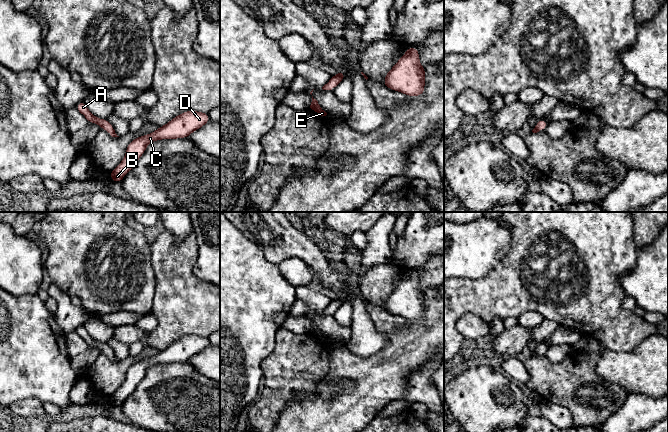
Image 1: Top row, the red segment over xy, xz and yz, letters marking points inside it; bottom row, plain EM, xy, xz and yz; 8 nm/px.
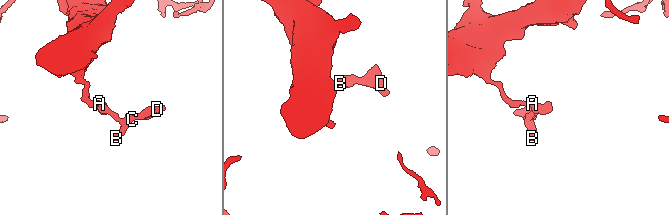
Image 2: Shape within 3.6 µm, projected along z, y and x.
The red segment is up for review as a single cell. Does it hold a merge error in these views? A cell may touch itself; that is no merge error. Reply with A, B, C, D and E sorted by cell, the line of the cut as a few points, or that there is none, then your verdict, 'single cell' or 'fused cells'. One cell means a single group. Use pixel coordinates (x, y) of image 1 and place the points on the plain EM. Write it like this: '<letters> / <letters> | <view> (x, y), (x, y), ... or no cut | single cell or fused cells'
A B C D E | no cut | single cell

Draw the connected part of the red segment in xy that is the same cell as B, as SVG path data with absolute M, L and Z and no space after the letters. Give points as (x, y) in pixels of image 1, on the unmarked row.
M186 335L181 337L177 341L173 342L166 349L159 351L155 356L149 357L148 359L145 360L140 360L135 362L131 367L128 368L123 385L110 397L110 403L115 406L121 407L125 398L135 390L138 383L145 376L146 371L149 367L161 363L176 363L176 362L189 361L189 359L193 355L201 352L209 345L210 345L210 341L208 337L202 337L197 335Z

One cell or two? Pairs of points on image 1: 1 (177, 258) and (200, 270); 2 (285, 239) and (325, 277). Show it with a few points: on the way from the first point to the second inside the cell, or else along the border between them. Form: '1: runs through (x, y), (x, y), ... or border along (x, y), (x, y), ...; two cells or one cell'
1: border along (196, 244), (197, 259), (193, 273), (209, 283); two cells
2: runs through (296, 243), (320, 266); one cell

